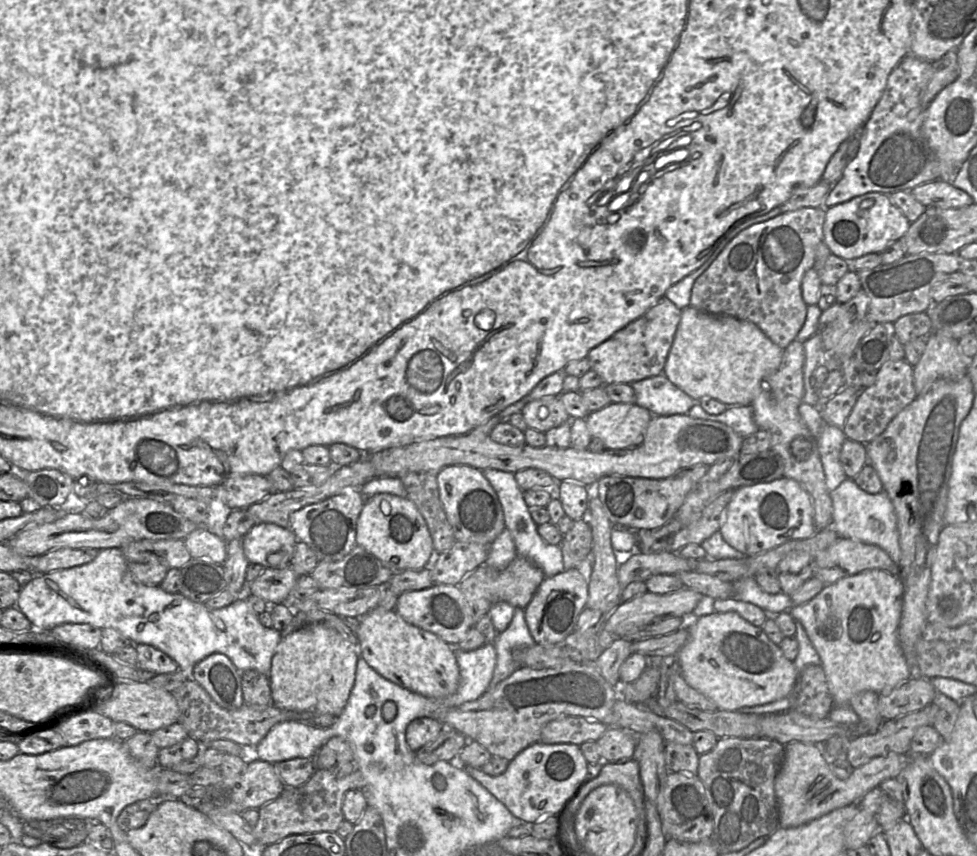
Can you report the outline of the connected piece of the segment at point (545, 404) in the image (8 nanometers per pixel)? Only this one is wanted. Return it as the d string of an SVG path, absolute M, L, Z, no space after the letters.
M545 396L532 400L523 406L521 413L528 427L544 433L553 427L571 421L557 396Z

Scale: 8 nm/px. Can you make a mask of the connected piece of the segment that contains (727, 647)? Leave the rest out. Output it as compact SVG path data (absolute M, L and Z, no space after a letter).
M713 612L690 620L683 627L689 631L689 638L675 658L685 681L710 699L718 710L738 711L742 707L775 702L787 697L794 689L799 673L793 661L784 656L781 648L767 637L761 627L751 624L738 613Z

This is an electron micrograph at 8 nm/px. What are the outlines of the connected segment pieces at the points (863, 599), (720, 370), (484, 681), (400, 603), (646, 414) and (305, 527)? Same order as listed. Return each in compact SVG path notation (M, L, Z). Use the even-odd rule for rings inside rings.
M871 569L844 577L833 584L825 585L825 587L810 601L805 604L794 605L789 609L789 613L794 618L794 620L800 622L803 625L810 641L812 642L821 659L821 666L824 670L834 705L848 705L850 699L855 694L862 691L869 690L879 695L882 693L886 693L911 678L909 666L898 641L898 627L901 620L903 602L904 587L900 577L897 575L893 575L888 571Z
M688 306L682 310L663 374L697 403L703 398L713 398L728 407L748 406L758 396L761 381L779 369L783 355L784 349L774 344L754 323L731 316L713 316Z
M485 643L472 651L457 648L455 656L460 674L459 686L456 694L445 699L442 709L480 698L489 688L497 659L493 643Z
M433 584L423 590L406 591L399 595L395 611L406 622L437 635L451 646L457 646L472 627L466 599L457 585Z
M613 403L586 417L592 437L599 438L607 449L635 447L645 436L654 415L636 403Z
M345 487L332 497L291 513L290 529L298 541L306 543L315 552L319 561L341 560L357 545L356 523L365 500L360 489Z

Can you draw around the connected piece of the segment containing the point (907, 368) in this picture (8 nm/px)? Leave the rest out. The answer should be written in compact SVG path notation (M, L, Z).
M889 359L878 370L876 382L861 390L857 402L845 422L843 432L847 439L867 444L883 433L894 417L916 397L913 366L905 359L897 361Z

